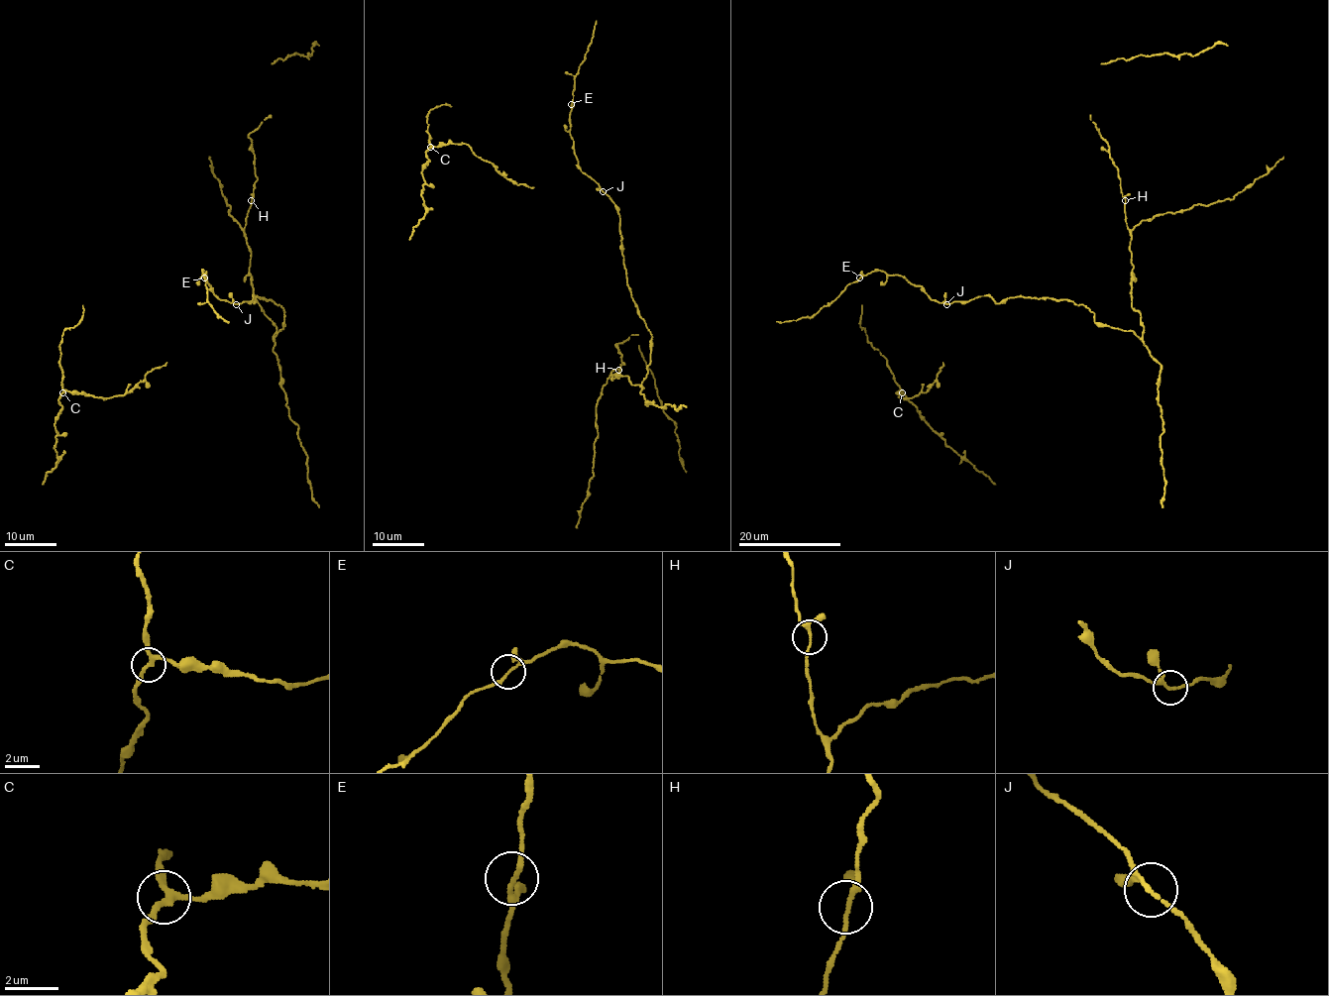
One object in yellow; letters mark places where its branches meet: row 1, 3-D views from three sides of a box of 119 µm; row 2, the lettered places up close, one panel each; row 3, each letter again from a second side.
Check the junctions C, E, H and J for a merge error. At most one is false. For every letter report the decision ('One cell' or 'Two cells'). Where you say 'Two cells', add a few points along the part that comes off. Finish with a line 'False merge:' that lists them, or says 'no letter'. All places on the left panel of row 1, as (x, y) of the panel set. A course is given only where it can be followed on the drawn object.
C: One cell
E: One cell
H: One cell
J: One cell
False merge: no letter

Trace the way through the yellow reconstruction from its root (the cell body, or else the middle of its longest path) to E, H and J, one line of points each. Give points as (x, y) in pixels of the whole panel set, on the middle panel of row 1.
E: (647, 328), (627, 283), (616, 205), (577, 165), (569, 132), (571, 104)
H: (647, 328), (651, 351), (643, 387), (632, 385), (627, 376), (612, 376), (618, 370)
J: (647, 328), (627, 283), (616, 205), (603, 191)

